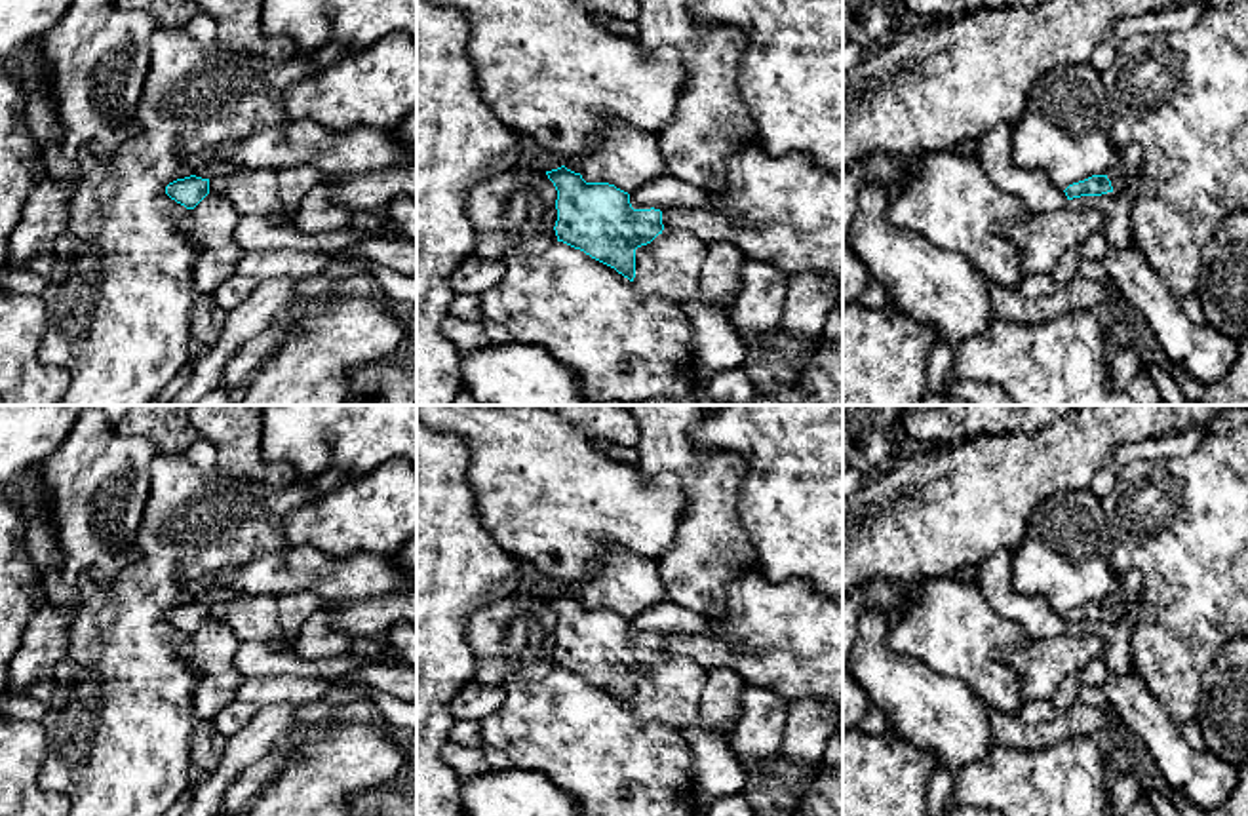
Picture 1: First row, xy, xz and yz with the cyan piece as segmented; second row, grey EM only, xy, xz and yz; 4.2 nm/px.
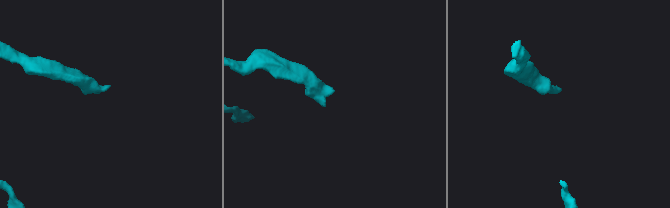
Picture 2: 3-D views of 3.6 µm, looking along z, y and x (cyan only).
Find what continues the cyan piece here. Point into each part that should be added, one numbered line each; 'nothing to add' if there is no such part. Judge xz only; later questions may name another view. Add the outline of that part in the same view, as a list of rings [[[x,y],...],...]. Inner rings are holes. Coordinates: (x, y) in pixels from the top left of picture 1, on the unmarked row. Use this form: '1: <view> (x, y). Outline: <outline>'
1: xz (670, 693). Outline: [[[687,656],[662,658],[651,670],[635,675],[635,704],[639,717],[672,730],[702,727],[731,748],[734,727],[712,730],[700,721],[700,700],[706,670]]]

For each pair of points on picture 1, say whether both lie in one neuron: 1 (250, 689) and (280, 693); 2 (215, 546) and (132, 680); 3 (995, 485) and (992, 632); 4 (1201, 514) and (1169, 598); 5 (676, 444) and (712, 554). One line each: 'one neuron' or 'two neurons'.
1: one neuron
2: one neuron
3: two neurons
4: one neuron
5: one neuron

